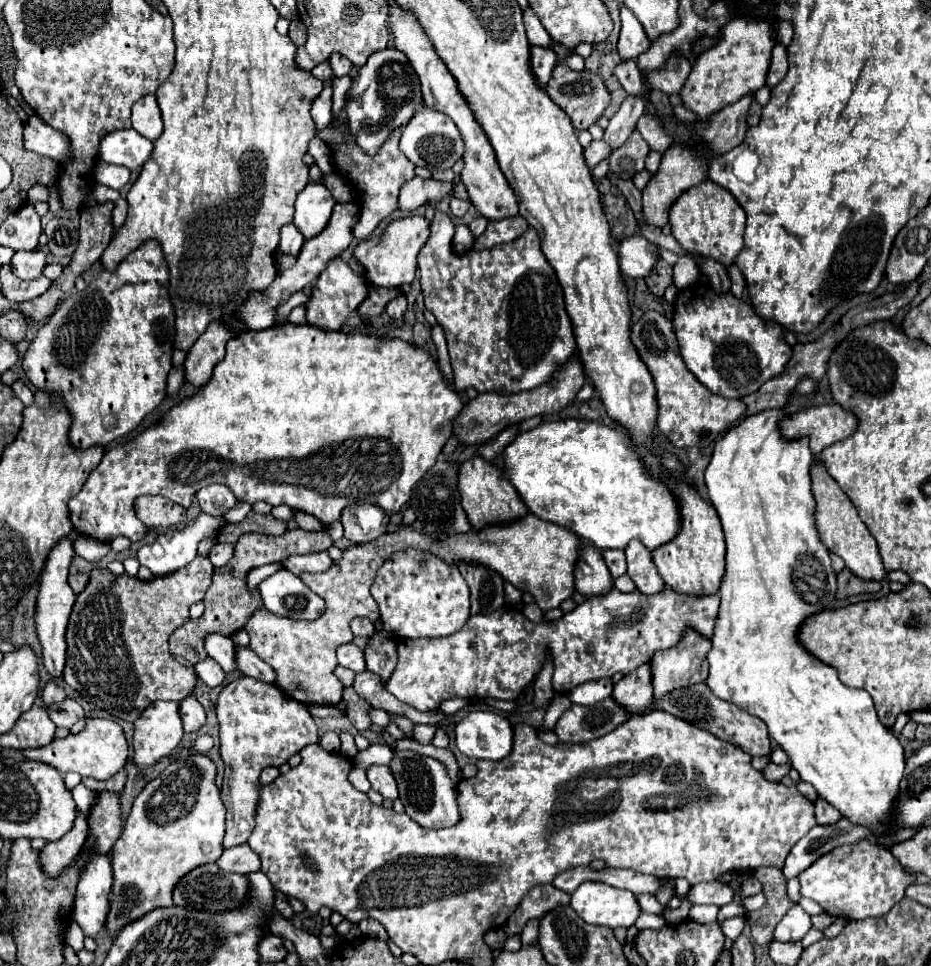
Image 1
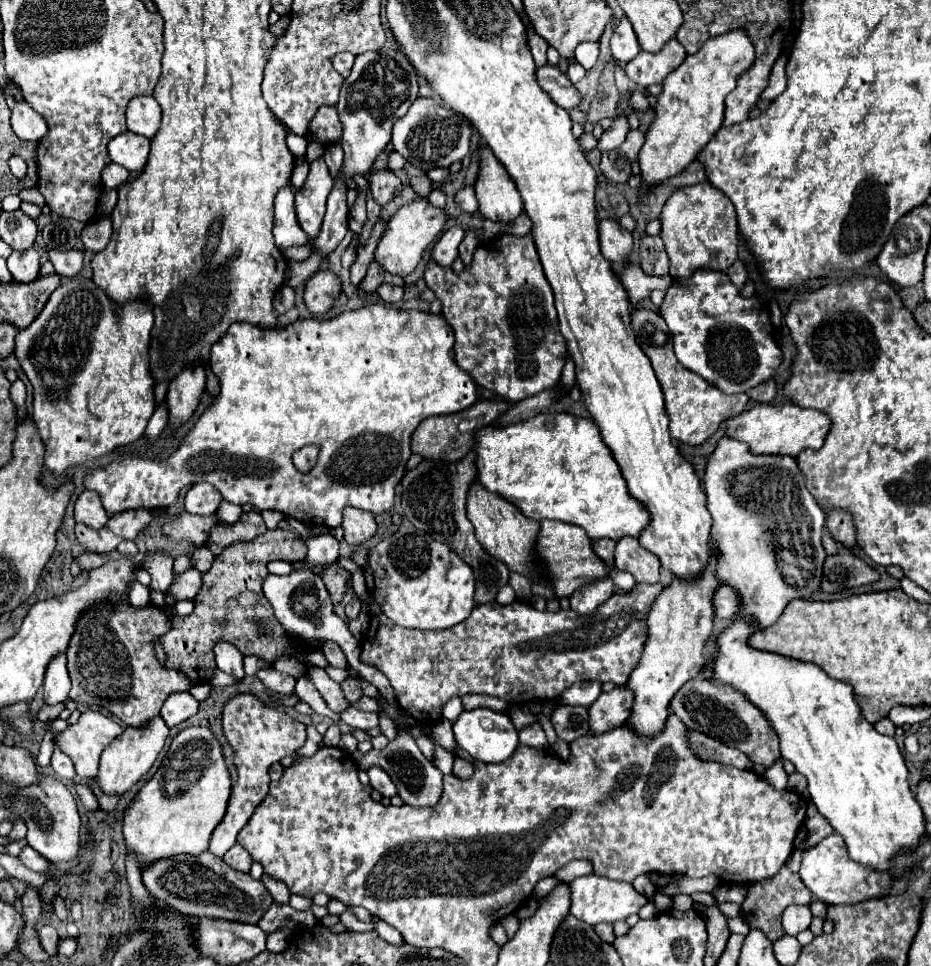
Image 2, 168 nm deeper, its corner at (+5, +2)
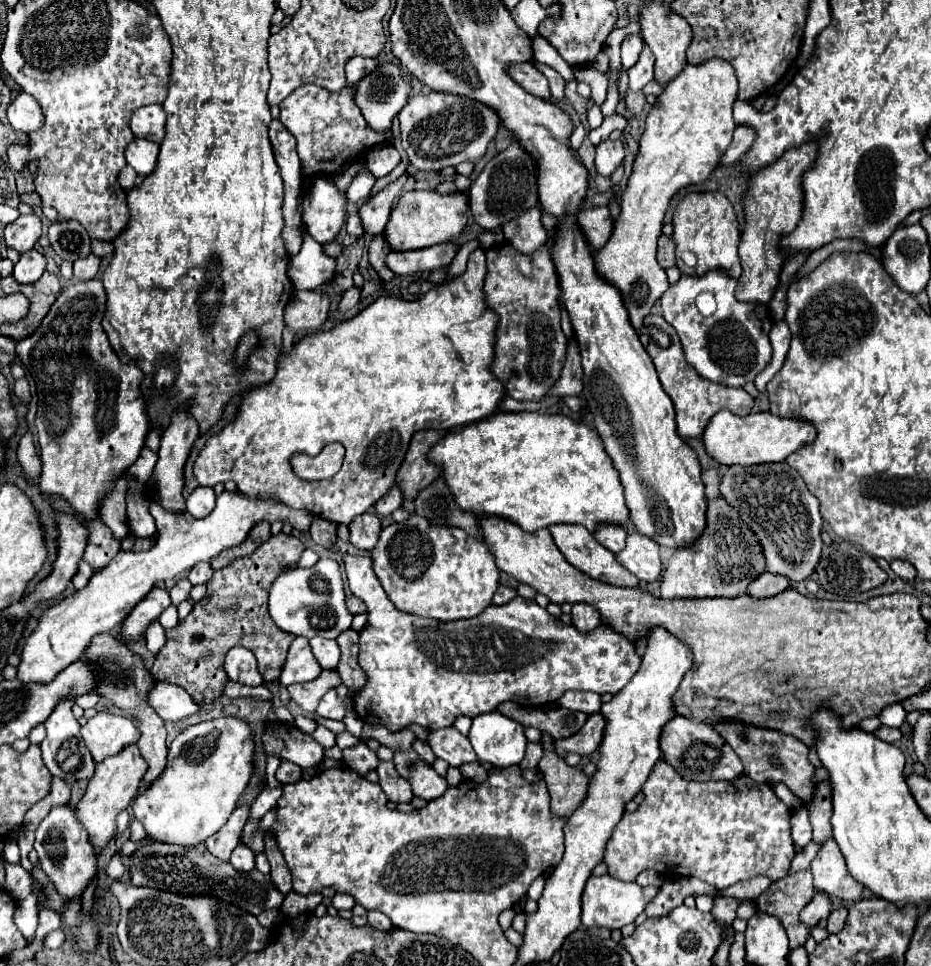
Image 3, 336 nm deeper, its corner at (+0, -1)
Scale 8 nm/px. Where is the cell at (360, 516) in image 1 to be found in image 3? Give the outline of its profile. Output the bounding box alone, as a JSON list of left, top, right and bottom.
[349,513,381,551]

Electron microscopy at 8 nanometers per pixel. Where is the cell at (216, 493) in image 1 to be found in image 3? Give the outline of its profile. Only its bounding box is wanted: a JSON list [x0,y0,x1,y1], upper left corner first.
[187,487,215,517]

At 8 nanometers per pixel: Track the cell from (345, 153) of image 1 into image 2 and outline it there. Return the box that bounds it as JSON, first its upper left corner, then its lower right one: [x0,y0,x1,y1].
[368,166,402,206]

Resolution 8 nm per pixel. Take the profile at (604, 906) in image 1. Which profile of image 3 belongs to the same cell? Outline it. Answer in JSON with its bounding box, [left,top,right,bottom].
[583,875,657,929]

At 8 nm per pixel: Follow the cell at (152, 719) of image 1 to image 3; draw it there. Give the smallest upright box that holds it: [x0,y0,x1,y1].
[73,745,147,849]

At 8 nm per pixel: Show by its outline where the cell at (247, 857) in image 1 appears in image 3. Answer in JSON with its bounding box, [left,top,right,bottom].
[229,843,255,871]

